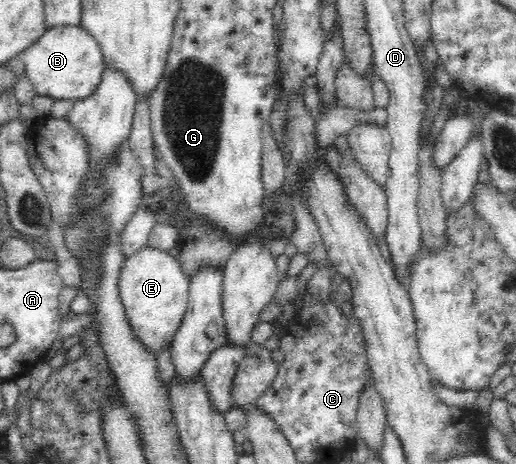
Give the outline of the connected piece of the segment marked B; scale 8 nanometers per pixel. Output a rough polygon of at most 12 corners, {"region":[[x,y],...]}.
{"region":[[80,26],[48,28],[22,53],[35,93],[84,99],[104,54]]}

